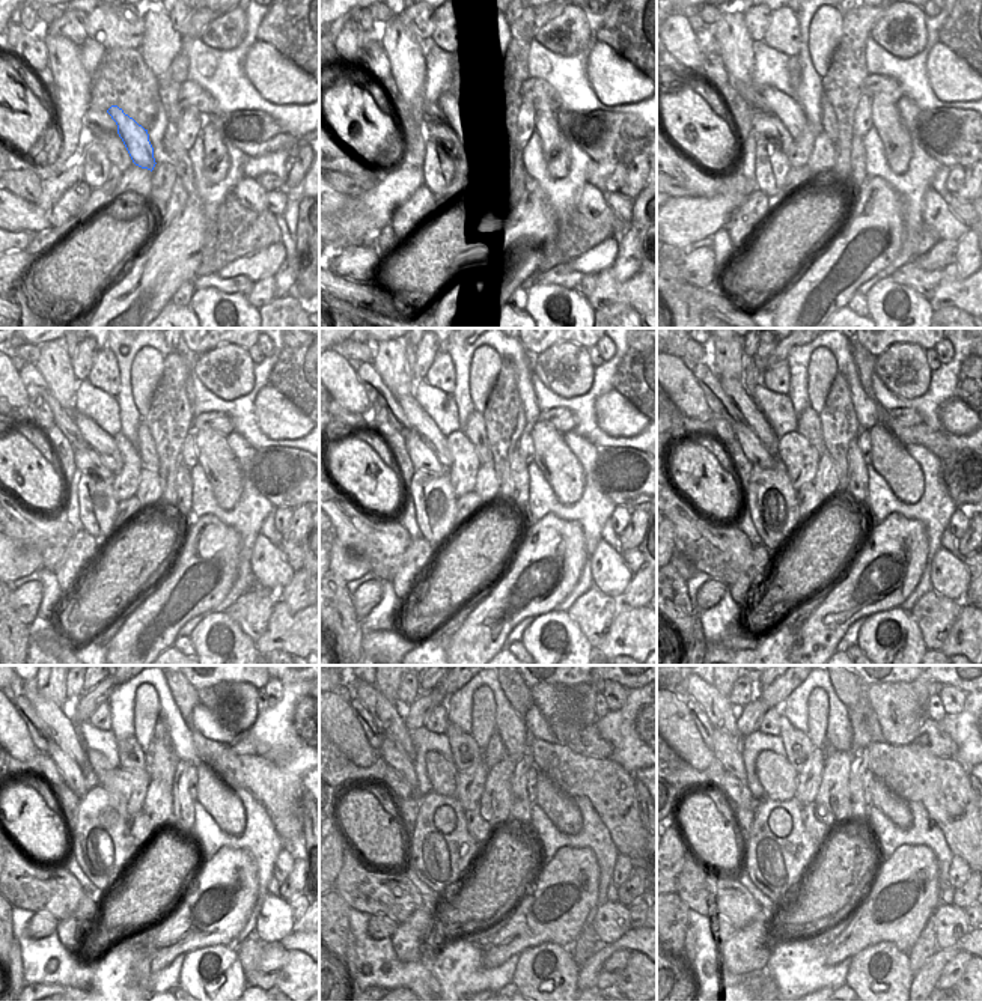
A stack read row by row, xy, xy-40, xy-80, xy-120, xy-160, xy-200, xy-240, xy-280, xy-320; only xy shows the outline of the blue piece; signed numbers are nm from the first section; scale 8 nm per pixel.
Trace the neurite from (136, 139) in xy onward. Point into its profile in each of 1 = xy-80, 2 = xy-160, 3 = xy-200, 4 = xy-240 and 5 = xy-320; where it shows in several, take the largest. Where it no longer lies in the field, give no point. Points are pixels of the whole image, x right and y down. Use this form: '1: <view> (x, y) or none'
1: xy-80 (789, 112)
2: xy-160 (422, 423)
3: xy-200 (735, 389)
4: xy-240 (64, 730)
5: xy-320 (719, 709)

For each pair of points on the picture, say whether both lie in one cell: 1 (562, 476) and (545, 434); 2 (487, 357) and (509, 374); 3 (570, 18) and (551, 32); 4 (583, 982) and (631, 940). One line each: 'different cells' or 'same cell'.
1: same cell
2: different cells
3: same cell
4: same cell

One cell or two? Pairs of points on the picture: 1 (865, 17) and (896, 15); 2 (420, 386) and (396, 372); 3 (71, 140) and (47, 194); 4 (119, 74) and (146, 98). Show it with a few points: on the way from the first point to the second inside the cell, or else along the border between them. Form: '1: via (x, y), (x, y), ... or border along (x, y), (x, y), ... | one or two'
1: border along (881, 15), (869, 35) | two
2: border along (416, 381), (411, 395) | two
3: border along (83, 157), (73, 157), (60, 172), (42, 181) | two
4: via (125, 80), (140, 95) | one

